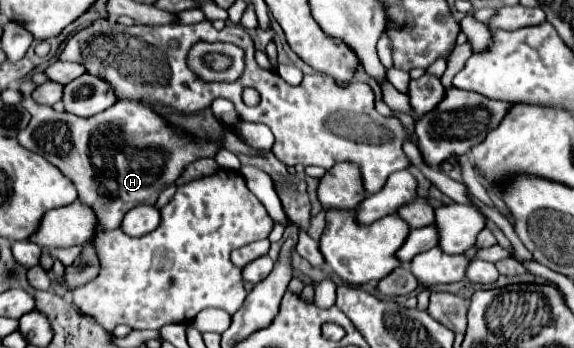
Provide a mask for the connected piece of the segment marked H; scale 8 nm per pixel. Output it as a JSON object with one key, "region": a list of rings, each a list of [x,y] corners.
{"region":[[[31,97],[23,105],[33,117],[19,133],[19,143],[45,157],[75,183],[79,199],[97,213],[101,231],[117,229],[125,213],[137,205],[155,205],[159,193],[173,185],[189,163],[215,157],[223,147],[221,139],[203,139],[173,127],[149,105],[135,99],[117,101],[93,117],[59,113],[49,105],[35,103]]]}

